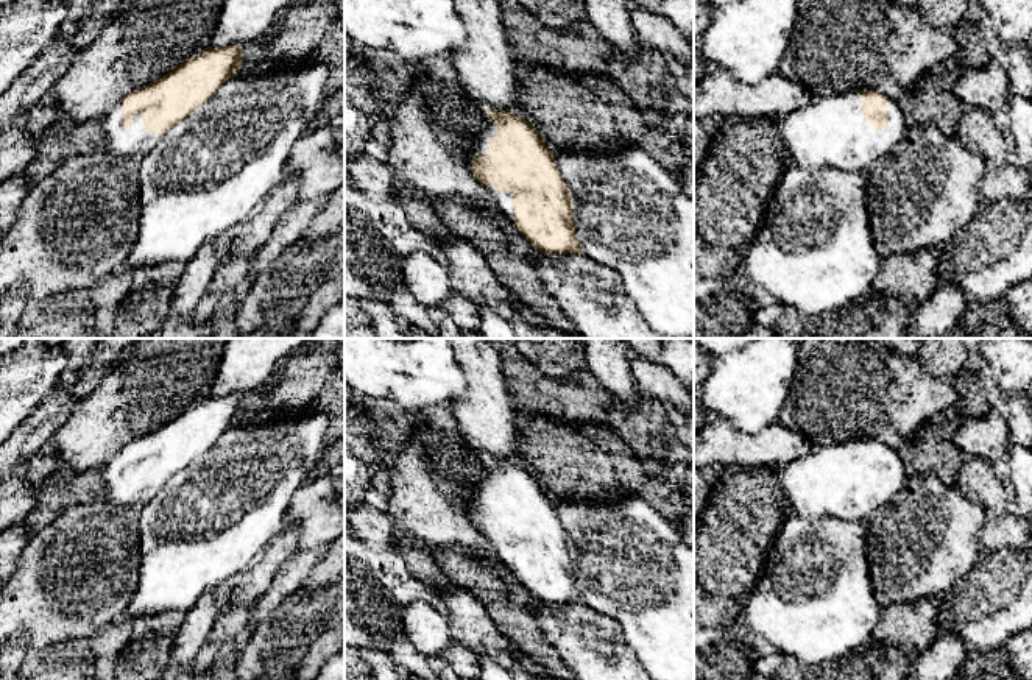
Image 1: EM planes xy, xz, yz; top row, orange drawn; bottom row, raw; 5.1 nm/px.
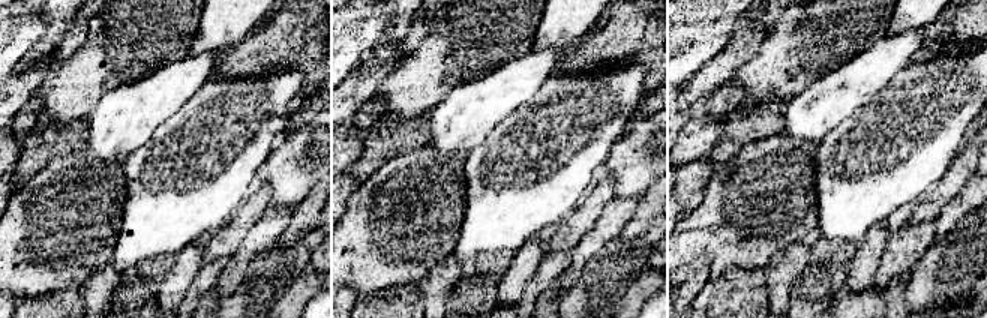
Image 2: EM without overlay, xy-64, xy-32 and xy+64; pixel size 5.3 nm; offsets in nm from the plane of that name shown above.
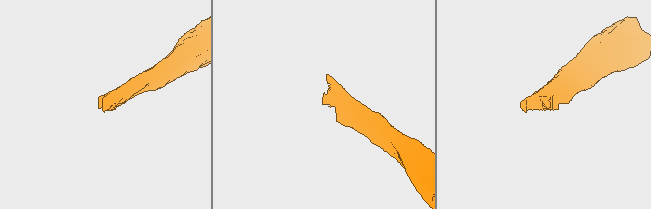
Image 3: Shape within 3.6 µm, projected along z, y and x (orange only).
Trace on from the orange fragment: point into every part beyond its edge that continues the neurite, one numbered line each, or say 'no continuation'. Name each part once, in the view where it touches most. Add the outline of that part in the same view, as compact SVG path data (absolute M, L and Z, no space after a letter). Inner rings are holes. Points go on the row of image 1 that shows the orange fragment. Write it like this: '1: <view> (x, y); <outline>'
1: xy (134, 141); M122 101L114 104L109 111L101 117L103 136L104 136L104 148L120 158L147 156L156 143L162 139L161 134L148 134L143 122L136 112L134 103L134 122L129 128L123 128L122 125Z

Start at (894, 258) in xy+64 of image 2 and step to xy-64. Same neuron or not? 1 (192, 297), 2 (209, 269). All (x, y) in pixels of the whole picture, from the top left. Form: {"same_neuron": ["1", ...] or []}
{"same_neuron": ["1", "2"]}

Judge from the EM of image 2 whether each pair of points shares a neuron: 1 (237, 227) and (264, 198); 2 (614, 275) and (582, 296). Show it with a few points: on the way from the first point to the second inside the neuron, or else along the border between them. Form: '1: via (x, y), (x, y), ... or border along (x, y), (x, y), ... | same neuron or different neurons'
1: via (245, 219), (257, 206) | same neuron
2: via (606, 281), (590, 296) | same neuron

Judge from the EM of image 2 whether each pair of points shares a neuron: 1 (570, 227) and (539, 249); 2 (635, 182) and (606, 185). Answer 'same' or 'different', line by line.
1: different
2: different

